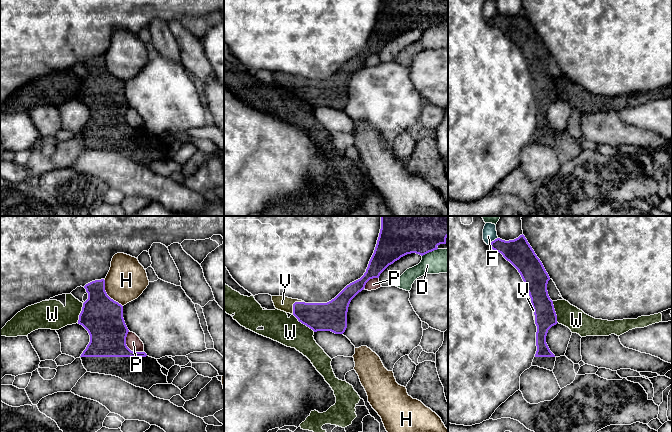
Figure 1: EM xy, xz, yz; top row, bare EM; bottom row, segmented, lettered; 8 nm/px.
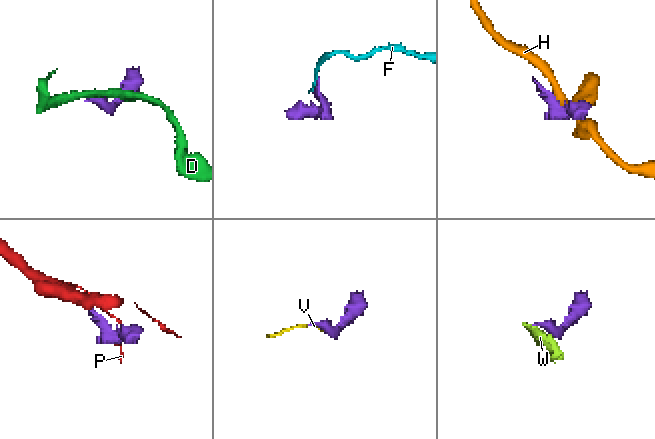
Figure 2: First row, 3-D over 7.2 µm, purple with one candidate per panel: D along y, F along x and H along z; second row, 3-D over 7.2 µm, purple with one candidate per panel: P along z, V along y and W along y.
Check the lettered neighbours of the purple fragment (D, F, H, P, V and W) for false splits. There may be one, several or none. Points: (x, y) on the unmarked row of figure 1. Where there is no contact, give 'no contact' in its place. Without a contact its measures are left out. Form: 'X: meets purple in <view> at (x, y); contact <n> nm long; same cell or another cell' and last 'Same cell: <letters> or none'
D: meets purple in xz at (429, 27); contact 140 nm long; another cell
F: meets purple in yz at (494, 16); contact 90 nm long; another cell
H: meets purple in xy at (106, 70); contact 280 nm long; another cell
P: meets purple in xy at (127, 123); contact 220 nm long; another cell
V: meets purple in xz at (293, 80); contact 140 nm long; same cell
W: meets purple in xz at (303, 99); contact 220 nm long; another cell
Same cell: V

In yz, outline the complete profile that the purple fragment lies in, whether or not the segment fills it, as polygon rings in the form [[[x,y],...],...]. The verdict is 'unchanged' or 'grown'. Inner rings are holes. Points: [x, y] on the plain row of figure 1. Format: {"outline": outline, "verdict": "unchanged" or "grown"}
{"outline": [[[523,10],[509,17],[497,14],[490,23],[501,29],[518,46],[531,74],[537,102],[537,127],[532,142],[553,147],[556,133],[546,119],[546,112],[548,106],[558,98],[553,77],[547,67],[550,56],[548,49]]], "verdict": "grown"}

